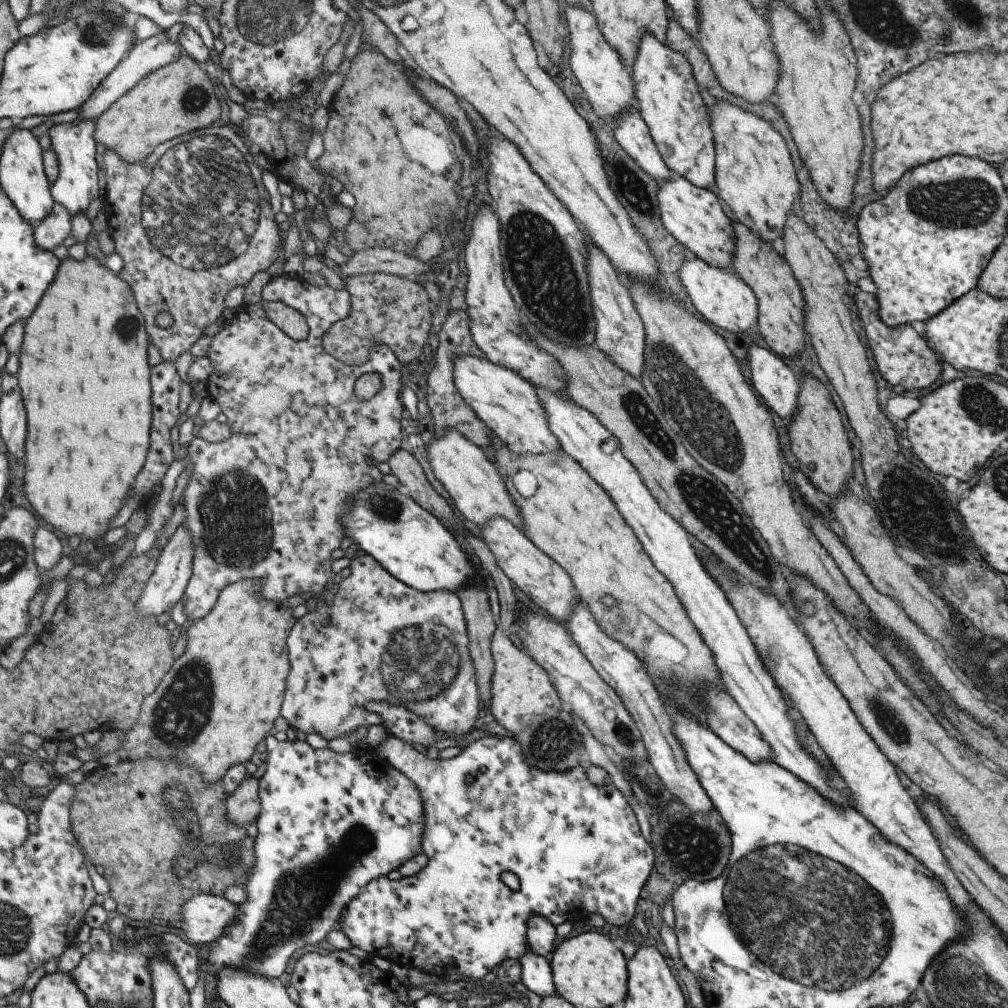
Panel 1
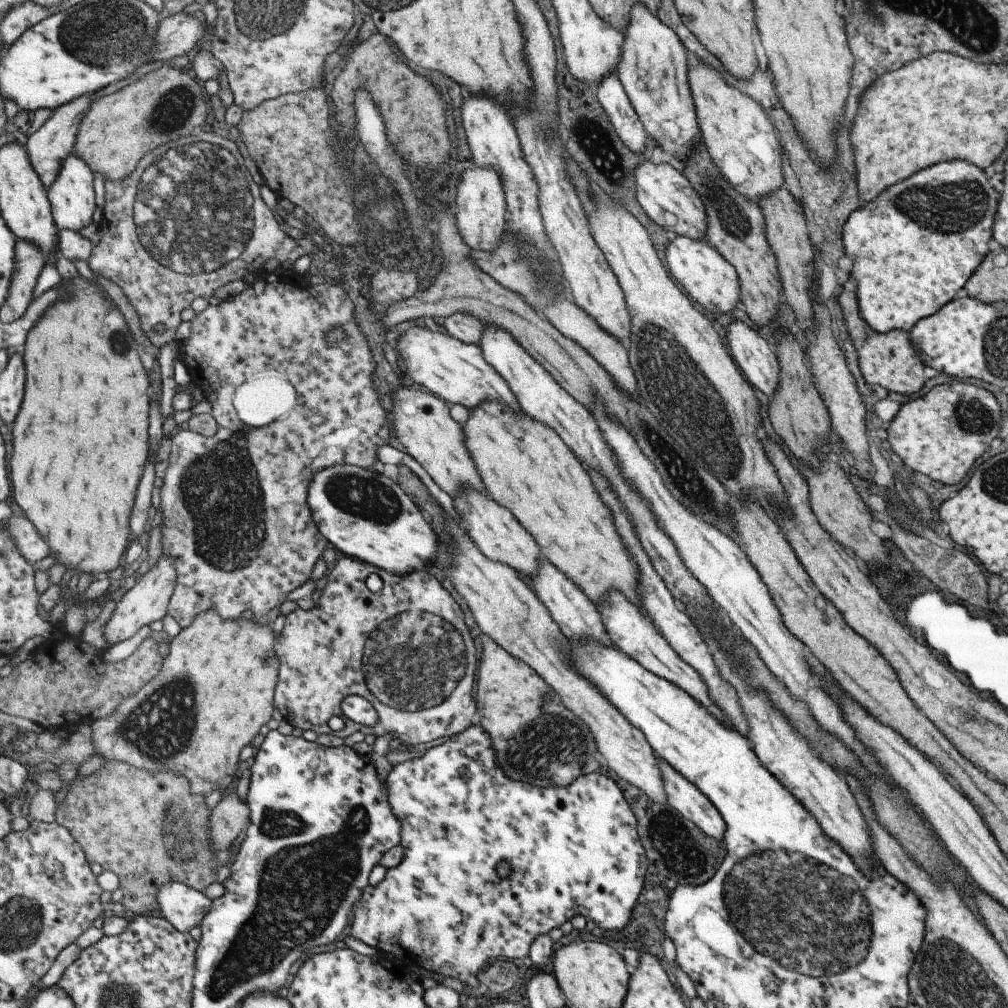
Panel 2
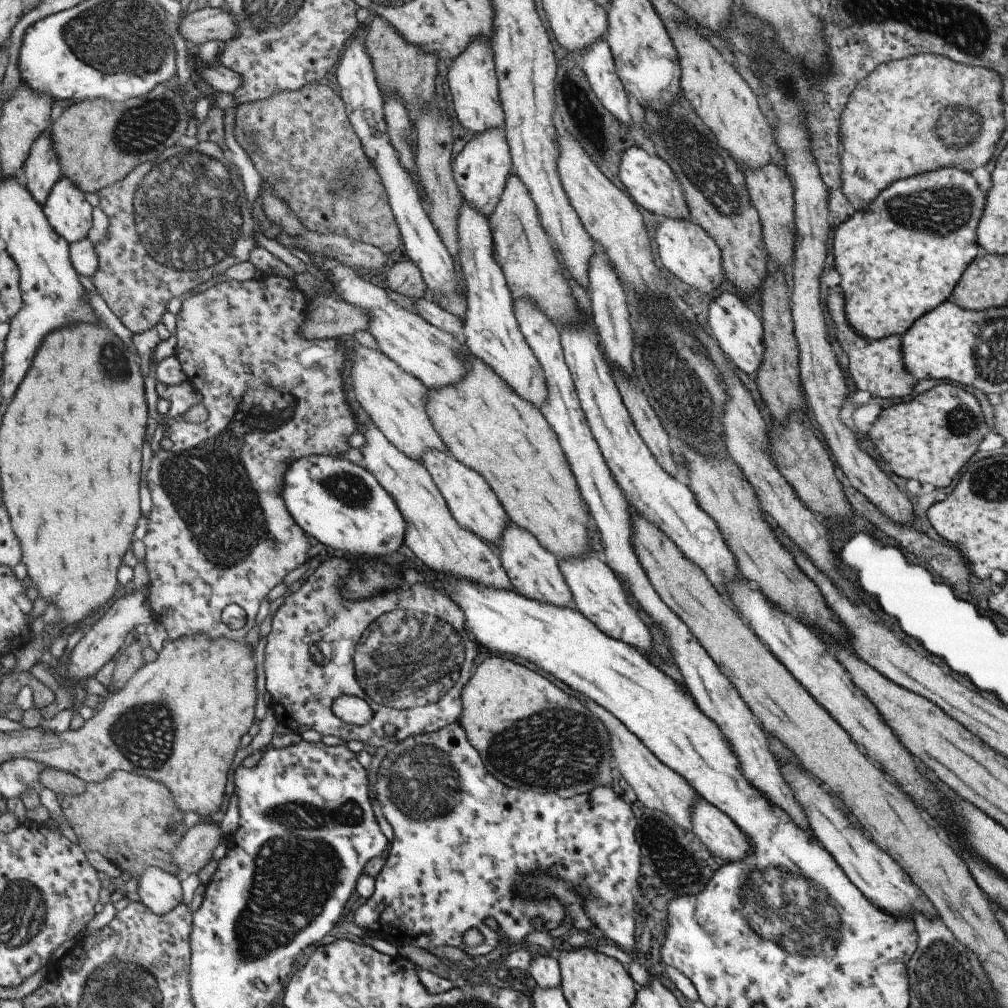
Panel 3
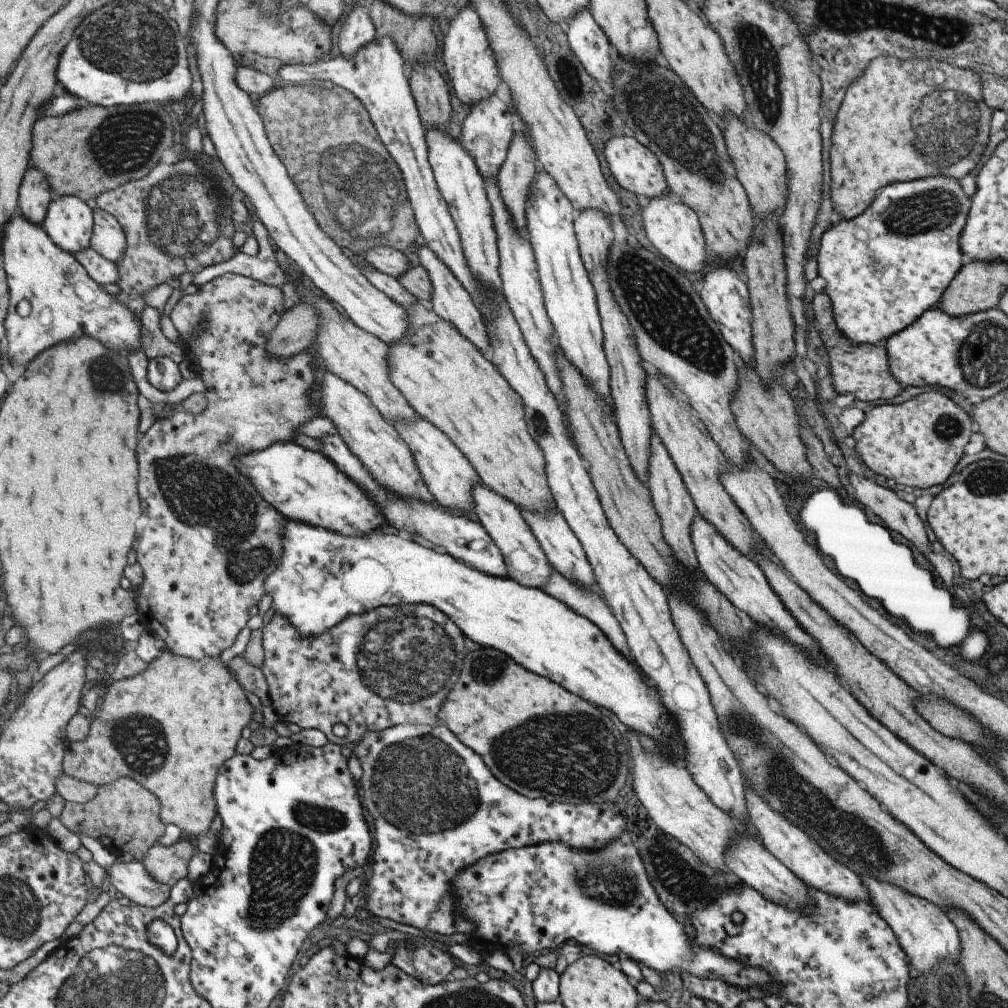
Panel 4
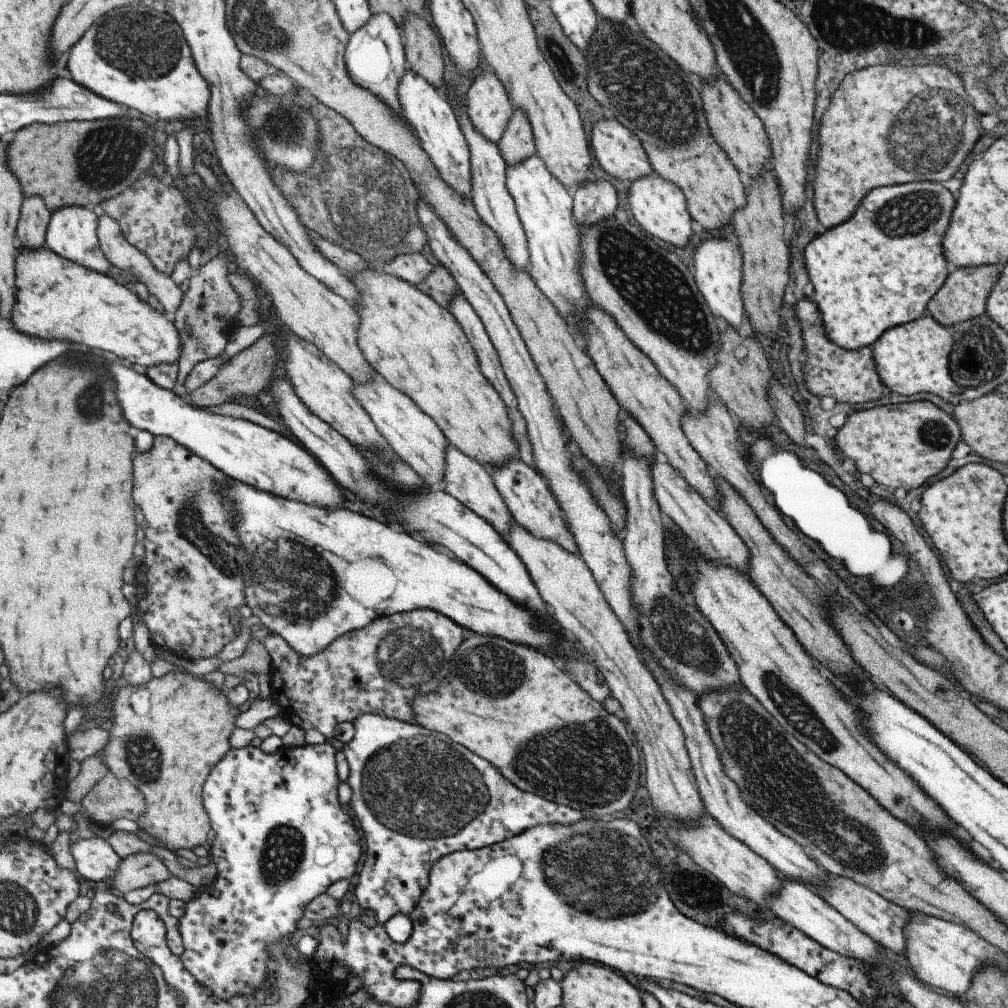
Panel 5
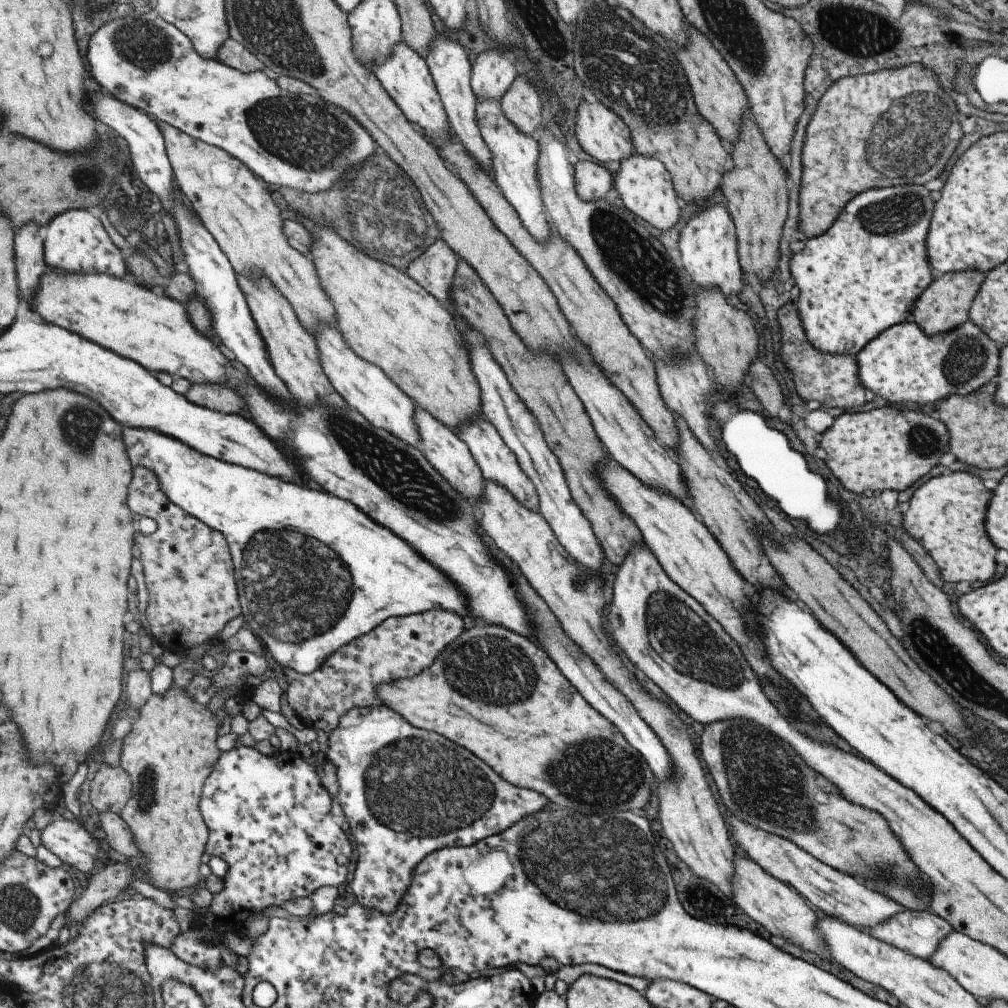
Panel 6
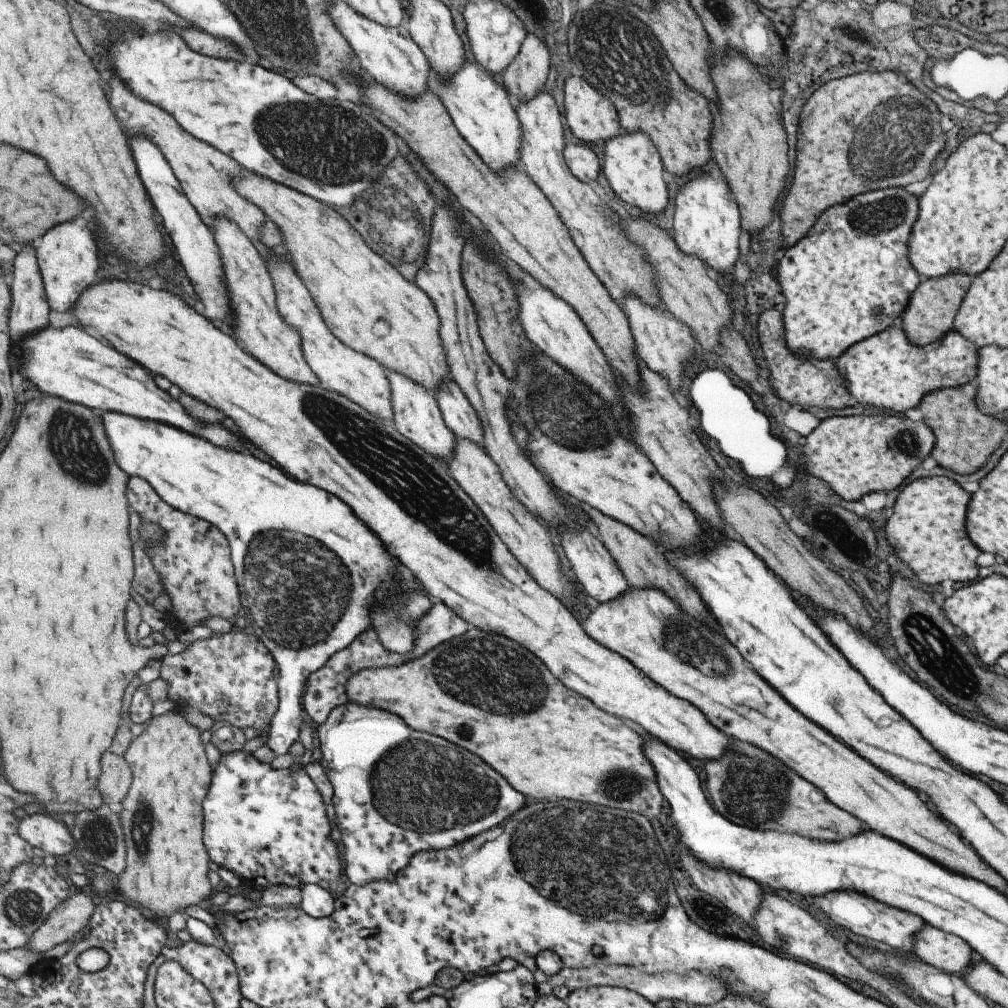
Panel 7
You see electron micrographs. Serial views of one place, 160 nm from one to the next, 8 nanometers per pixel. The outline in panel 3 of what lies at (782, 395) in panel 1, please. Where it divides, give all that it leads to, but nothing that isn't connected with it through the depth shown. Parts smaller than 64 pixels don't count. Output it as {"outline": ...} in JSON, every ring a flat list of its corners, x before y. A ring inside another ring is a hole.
{"outline":[[723,292,709,304,707,310,707,324,711,336,717,340,717,346,722,350,725,358,748,376,754,376,762,361,764,342,762,341,762,324,759,318,741,302,738,296]]}

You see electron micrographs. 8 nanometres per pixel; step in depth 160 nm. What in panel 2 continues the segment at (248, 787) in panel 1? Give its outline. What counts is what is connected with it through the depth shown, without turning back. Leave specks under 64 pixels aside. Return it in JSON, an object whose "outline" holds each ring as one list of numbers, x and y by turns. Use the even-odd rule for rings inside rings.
{"outline":[[233,789,216,804,209,818,212,842,217,850,227,850,251,824,248,800,241,800]]}

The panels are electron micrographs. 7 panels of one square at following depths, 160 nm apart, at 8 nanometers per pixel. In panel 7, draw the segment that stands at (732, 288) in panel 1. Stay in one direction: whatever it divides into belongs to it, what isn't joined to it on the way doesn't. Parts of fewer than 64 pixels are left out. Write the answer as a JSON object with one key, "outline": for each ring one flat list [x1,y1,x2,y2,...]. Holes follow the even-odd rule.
{"outline":[[620,132,604,142,603,166,600,168,607,182,625,204,631,204,647,214,663,212,667,206,666,173,659,153,650,138,642,132]]}

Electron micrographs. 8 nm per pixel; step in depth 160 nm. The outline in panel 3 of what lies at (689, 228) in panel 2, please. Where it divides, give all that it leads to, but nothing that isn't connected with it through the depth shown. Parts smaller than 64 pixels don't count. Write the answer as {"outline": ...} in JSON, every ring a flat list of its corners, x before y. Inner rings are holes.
{"outline":[[641,147,625,150,618,166,618,179,623,184,625,192,629,194,629,198,637,206,641,206,651,214,662,216,665,219,689,220,690,212,681,185,667,163,659,157,649,156]]}

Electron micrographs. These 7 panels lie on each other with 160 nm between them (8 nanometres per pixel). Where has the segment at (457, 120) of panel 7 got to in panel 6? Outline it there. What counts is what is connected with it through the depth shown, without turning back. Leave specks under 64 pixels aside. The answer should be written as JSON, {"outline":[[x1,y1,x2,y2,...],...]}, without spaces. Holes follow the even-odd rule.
{"outline":[[495,99,476,100,474,111,479,132,492,156,493,182,503,198,513,207,525,230,539,243,544,243,553,227,548,222,536,177,539,154,537,140,518,131,517,127,504,117,499,101]]}

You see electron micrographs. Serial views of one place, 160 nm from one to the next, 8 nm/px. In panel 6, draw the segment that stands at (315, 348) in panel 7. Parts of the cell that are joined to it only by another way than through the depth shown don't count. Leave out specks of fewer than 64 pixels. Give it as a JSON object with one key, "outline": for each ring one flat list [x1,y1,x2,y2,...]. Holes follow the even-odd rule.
{"outline":[[322,325,313,334,313,338,320,355,321,370,324,370,331,386,346,402,346,406,357,411,375,428,380,428,405,444,417,448,420,434,414,421,414,402,403,394,378,366,359,358,345,344,335,328]]}

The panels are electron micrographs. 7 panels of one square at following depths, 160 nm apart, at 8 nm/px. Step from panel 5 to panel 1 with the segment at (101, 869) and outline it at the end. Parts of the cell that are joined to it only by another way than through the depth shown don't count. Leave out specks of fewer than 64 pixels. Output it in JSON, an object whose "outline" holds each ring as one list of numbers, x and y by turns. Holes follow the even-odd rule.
{"outline":[[197,895,184,906,187,940,196,944,215,942,240,916,240,906,219,895]]}

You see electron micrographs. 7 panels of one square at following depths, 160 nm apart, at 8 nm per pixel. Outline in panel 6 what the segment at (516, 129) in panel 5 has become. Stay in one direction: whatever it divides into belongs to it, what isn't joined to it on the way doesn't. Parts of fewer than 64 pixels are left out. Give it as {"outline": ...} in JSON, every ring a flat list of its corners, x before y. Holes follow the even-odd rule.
{"outline":[[518,74,500,98,504,117,525,135,536,139,543,128,544,113,541,96,528,82,529,75]]}

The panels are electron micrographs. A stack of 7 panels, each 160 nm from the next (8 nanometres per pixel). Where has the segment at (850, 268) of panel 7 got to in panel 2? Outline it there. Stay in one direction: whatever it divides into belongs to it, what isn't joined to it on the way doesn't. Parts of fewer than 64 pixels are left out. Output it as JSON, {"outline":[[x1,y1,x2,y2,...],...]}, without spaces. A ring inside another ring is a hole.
{"outline":[[949,160,919,170,883,189,872,201,857,207,842,226,844,254,852,261,849,276,857,280,858,313,875,332,909,331,919,320,935,314,959,292,988,253,991,224,1000,194,977,166]]}

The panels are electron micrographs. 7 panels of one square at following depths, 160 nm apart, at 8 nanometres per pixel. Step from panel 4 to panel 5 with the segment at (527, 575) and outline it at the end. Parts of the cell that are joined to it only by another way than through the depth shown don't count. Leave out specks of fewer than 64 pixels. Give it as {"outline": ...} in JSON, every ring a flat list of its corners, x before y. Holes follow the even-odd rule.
{"outline":[[447,444,445,452,445,472,441,478,440,489,452,498,455,498,462,506,483,518,499,534,509,532,509,518,511,518,505,502,503,502,489,478,489,469,479,464,477,460,462,454,455,446]]}

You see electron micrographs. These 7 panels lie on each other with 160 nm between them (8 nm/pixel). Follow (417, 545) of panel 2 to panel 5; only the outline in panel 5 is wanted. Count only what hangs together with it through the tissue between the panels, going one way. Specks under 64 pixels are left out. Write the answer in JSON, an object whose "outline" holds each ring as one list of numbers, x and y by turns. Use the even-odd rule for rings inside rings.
{"outline":[[111,360,111,372,119,380,119,400,125,416,133,426,139,426,139,430,151,432,155,437,173,438,230,478,247,482,249,486,257,486,257,490,261,488,269,494,313,506,343,507,343,496,327,470,321,468,311,454,307,454,291,440,247,420,206,412,177,396,172,390,157,386,148,375,138,374,117,360]]}

